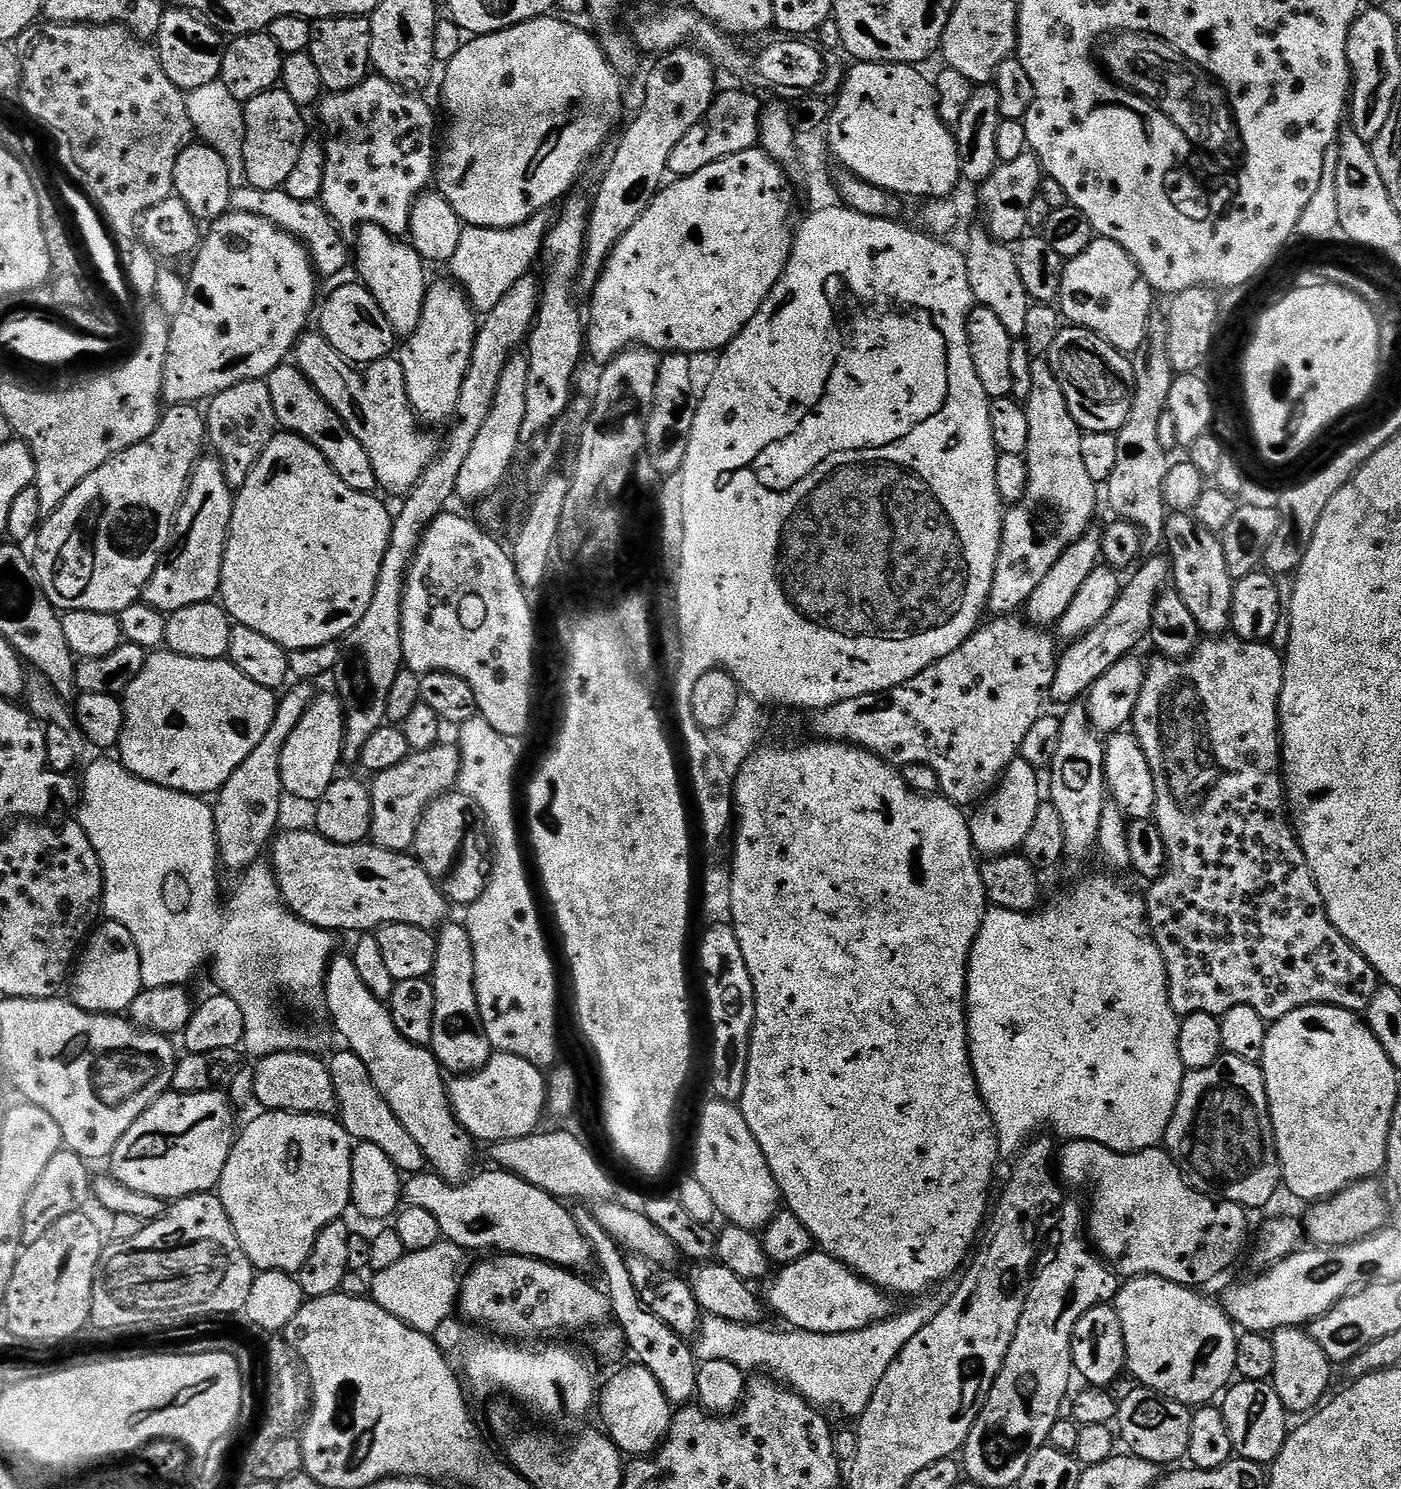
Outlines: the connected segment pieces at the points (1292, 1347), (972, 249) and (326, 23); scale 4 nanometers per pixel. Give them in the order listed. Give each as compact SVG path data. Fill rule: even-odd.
M1303 1327L1278 1328L1271 1333L1271 1337L1274 1346L1274 1374L1270 1383L1275 1388L1278 1398L1282 1398L1285 1408L1292 1414L1308 1414L1319 1409L1322 1401L1329 1395L1328 1387L1332 1384L1334 1369L1326 1351L1318 1346L1318 1342Z
M977 226L968 236L968 248L963 249L963 254L973 301L979 307L991 310L1013 338L1023 337L1030 301L1026 286L1022 286L1022 274L1018 274L1015 251L1007 243L994 239L983 227Z
M331 16L312 21L310 46L307 52L322 74L322 82L328 92L345 92L361 84L372 68L372 22L368 16Z

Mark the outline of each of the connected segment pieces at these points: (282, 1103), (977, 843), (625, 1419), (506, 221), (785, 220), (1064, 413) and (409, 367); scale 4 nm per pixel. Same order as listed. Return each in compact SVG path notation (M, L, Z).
M283 1052L259 1057L255 1061L256 1068L251 1069L252 1082L250 1091L256 1095L261 1109L270 1112L311 1112L314 1116L332 1116L336 1112L336 1095L334 1082L330 1082L330 1070L327 1063L307 1052Z
M1019 758L1010 762L1010 766L1000 777L995 788L988 793L986 799L970 816L970 834L972 846L984 858L1005 856L1023 849L1026 833L1034 822L1034 814L1038 814L1038 806L1042 802L1040 796L1040 780L1038 770L1030 766L1030 762Z
M639 1362L625 1363L598 1394L598 1412L605 1435L615 1442L623 1455L643 1458L658 1449L668 1435L674 1415L672 1405L667 1400L656 1377Z
M540 16L501 32L491 32L489 36L469 39L469 44L461 43L458 54L447 61L444 108L448 111L448 133L445 136L443 133L438 148L434 184L465 225L516 227L544 208L552 208L555 200L563 201L569 195L567 192L580 171L593 163L603 144L611 141L621 127L620 119L624 116L621 73L608 60L599 39L596 41L590 33L583 32L576 25L579 23L554 17Z
M757 146L750 150L742 150L742 154L730 154L730 158L722 158L718 162L710 162L710 166L702 166L698 174L681 176L665 183L656 197L646 206L642 218L622 234L618 246L608 255L608 262L596 283L596 289L590 294L592 305L586 308L586 352L593 356L600 366L614 359L619 352L628 348L643 346L657 354L671 354L682 352L713 352L719 353L728 343L748 325L750 318L758 314L762 302L774 290L778 278L782 278L782 270L792 253L793 225L788 225L792 220L792 212L788 209L788 192L784 189L784 174L777 161L773 160L763 148Z
M1033 359L1030 382L1030 394L1024 404L1026 418L1030 422L1030 442L1026 453L1028 485L1024 497L1004 513L1002 542L987 607L987 611L996 618L1019 613L1027 605L1030 594L1038 590L1038 582L1046 578L1050 566L1054 566L1054 562L1058 562L1058 558L1062 558L1062 554L1066 554L1066 550L1074 546L1078 538L1085 536L1093 527L1092 519L1096 516L1098 486L1090 478L1082 459L1082 430L1066 406L1066 394L1062 394L1062 386L1058 386L1058 378L1047 359Z
M452 282L449 283L433 283L429 287L422 306L422 316L418 318L414 331L401 343L404 345L401 346L400 353L398 353L410 406L417 417L423 423L425 420L428 424L440 424L443 420L448 422L455 417L458 394L462 394L462 378L466 378L466 370L470 366L470 354L474 350L476 341L478 316L473 304L465 295L462 287Z

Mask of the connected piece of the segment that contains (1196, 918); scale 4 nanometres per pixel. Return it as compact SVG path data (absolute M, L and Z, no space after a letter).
M1204 638L1196 645L1196 651L1192 653L1190 658L1183 660L1155 659L1150 662L1147 661L1142 694L1138 698L1138 706L1136 707L1136 713L1132 715L1130 728L1137 742L1142 746L1142 754L1146 754L1146 762L1150 762L1150 774L1154 774L1154 798L1156 799L1154 802L1154 810L1156 811L1154 822L1162 834L1162 842L1166 842L1166 854L1168 855L1168 869L1156 880L1151 881L1149 888L1152 889L1146 892L1146 907L1148 909L1148 928L1152 931L1154 942L1158 946L1158 950L1162 950L1162 958L1166 962L1168 997L1172 1003L1172 1009L1181 1018L1195 1012L1210 1014L1219 1018L1226 1014L1226 1010L1230 1010L1234 1006L1254 1006L1254 1010L1258 1010L1258 1014L1262 1014L1262 1018L1269 1022L1280 1020L1286 1014L1311 1004L1331 1004L1333 1008L1344 1008L1348 1012L1367 1013L1370 998L1374 998L1378 987L1376 971L1374 966L1370 966L1370 962L1366 962L1366 958L1362 958L1362 954L1358 954L1358 950L1354 950L1354 946L1350 946L1350 942L1346 942L1346 938L1342 938L1342 934L1338 934L1338 930L1330 922L1330 918L1324 909L1322 894L1314 882L1312 871L1306 862L1306 854L1302 850L1300 841L1296 838L1293 825L1290 823L1290 813L1286 807L1286 793L1282 775L1282 749L1280 747L1280 695L1282 694L1282 682L1284 681L1283 655L1268 642L1250 642L1249 640L1237 640L1235 638Z

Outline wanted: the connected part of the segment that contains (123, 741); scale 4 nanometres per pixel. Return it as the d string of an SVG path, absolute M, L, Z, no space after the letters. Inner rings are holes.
M156 650L145 659L142 670L138 670L138 676L130 682L130 686L123 692L122 703L124 705L124 729L118 745L118 759L124 768L130 770L130 774L134 774L146 782L154 782L158 786L170 790L189 792L191 796L208 798L219 792L220 787L230 778L230 774L234 774L234 770L238 770L238 766L242 766L242 762L246 762L250 750L254 750L254 746L258 746L258 742L262 742L266 730L270 730L270 722L274 722L278 696L273 689L258 686L258 682L254 682L254 678L246 678L246 674L242 674L242 670L238 670L232 665L231 659L186 658L182 654Z

